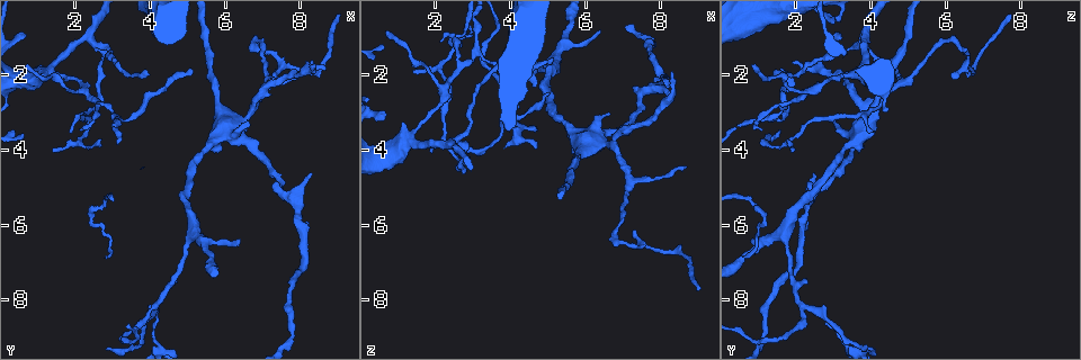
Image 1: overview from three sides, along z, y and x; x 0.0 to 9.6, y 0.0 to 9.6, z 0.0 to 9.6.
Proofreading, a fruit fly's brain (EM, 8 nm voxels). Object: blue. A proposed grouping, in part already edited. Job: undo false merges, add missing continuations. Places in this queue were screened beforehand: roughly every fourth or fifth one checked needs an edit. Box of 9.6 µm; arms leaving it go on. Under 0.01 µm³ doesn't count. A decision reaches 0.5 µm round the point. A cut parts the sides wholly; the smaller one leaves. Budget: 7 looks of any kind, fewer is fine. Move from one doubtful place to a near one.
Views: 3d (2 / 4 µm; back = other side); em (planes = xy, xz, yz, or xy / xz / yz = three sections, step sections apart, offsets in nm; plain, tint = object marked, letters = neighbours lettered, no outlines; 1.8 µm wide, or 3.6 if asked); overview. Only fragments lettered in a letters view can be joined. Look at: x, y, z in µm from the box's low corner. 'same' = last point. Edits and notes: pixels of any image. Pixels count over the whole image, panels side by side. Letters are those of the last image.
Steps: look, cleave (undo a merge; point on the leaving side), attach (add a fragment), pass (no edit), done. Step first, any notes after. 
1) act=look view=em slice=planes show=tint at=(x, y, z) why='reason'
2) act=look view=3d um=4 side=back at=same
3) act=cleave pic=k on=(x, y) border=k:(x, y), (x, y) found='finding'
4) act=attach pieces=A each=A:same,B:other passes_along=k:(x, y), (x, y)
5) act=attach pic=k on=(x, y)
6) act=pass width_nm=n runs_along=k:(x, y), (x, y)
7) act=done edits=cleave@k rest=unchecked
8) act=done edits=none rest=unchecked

act=look view=3d um=4 at=(2.35, 1.05, 3.85) why='four arms meet'

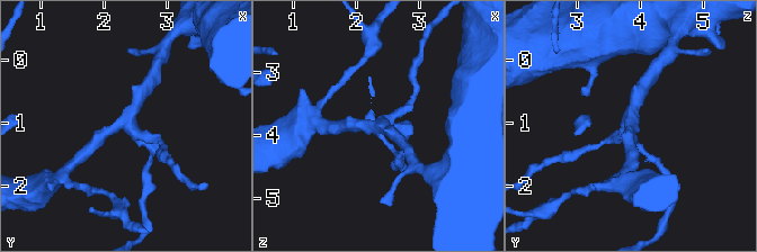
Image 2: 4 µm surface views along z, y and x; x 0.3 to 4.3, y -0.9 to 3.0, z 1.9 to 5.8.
act=look view=em slice=planes show=letters at=(2.40, 1.00, 3.85) arms=4

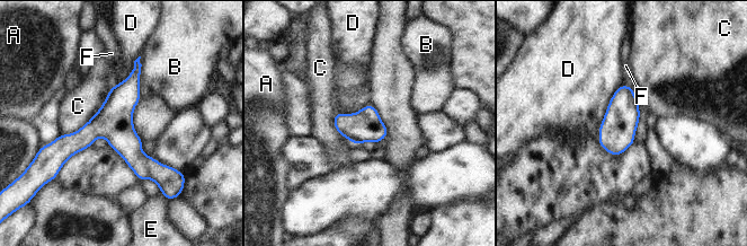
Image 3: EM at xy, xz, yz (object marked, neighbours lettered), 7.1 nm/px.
act=pass longest_contact=C:500nm each=A:other,B:other,C:other,D:other,E:other,F:other runs_along=3:(136, 63), (123, 98), (54, 150) found='all the same cell'

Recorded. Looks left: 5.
act=look view=em slice=yz step=8 show=tint at=(1.15, 2.05, 3.25) why='an open end'

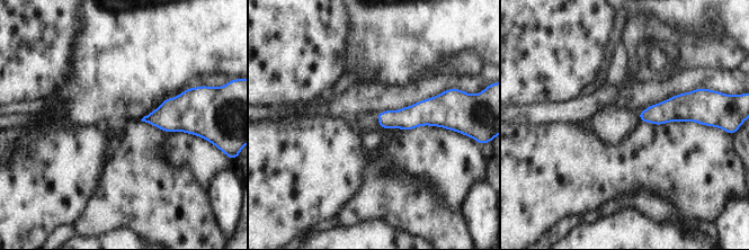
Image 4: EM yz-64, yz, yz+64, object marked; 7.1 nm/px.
act=look view=em slice=planes show=tint at=same why='another direction'

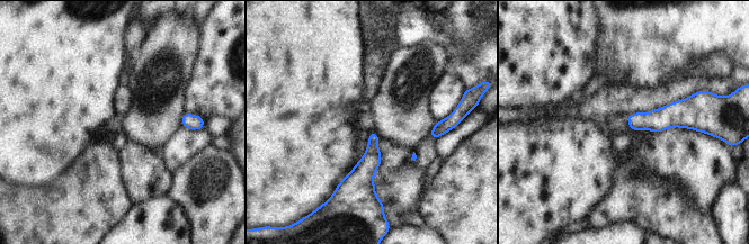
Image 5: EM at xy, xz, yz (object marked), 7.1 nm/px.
act=look view=em slice=planes show=letters at=same why='see the neighbours'

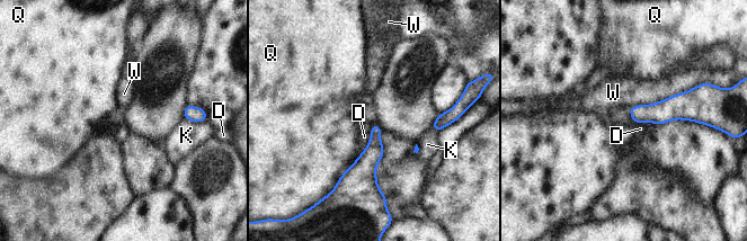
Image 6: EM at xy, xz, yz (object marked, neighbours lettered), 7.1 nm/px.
act=pass each=D:other,K:other,Q:other,W:other border=6:(371, 125), (366, 146), (347, 168) found='no lettered fragment goes on from it'

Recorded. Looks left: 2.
act=look view=em slice=planes show=letters at=(6.60, 3.30, 3.00)

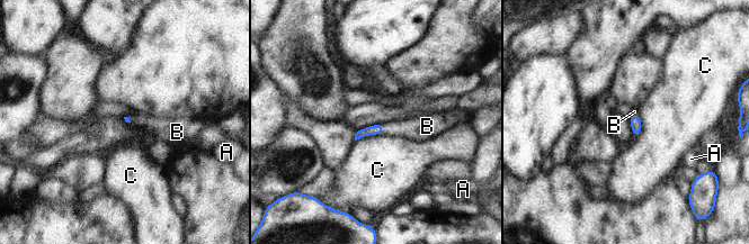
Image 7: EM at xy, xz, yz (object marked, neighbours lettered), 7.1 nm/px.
act=attach pieces=B longest_contact=C:220nm each=A:other,B:same,C:other passes_along=7:(379, 128), (384, 128), (419, 128) found='it goes on there'

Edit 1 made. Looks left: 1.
act=done edits=attach@7 rest=unchecked

